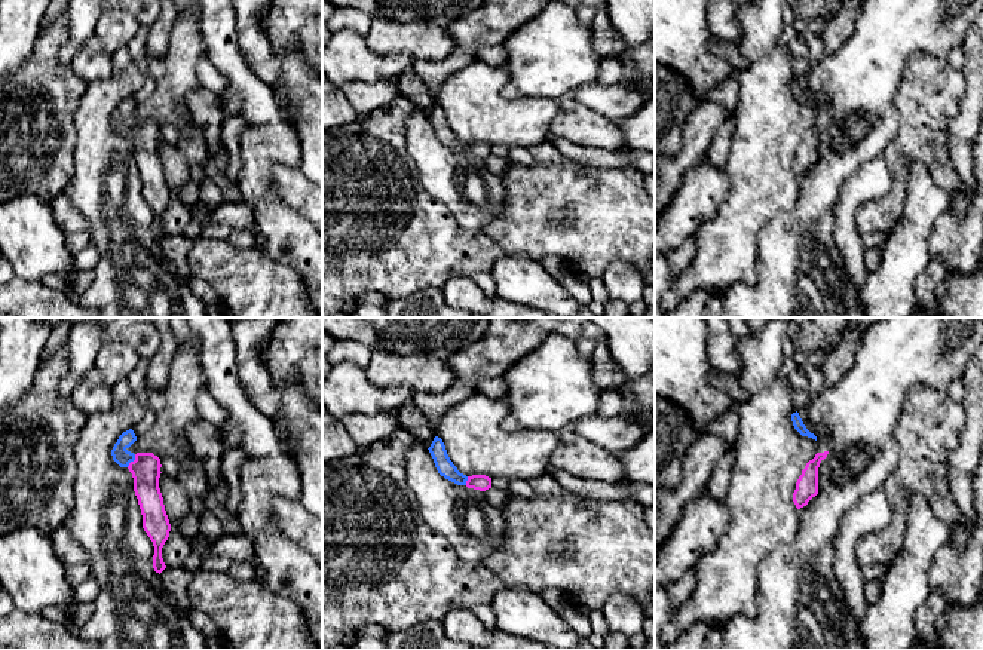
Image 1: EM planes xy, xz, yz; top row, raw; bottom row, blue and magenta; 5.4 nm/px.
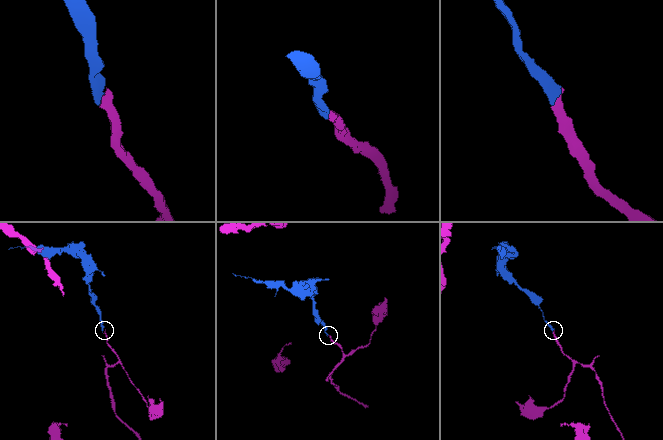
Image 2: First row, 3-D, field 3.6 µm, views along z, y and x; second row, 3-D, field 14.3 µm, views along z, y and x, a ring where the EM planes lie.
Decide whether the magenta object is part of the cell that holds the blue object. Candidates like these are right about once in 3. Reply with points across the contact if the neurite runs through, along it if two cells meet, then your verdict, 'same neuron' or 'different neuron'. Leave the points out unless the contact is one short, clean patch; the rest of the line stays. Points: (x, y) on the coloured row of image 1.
way xy (121, 454), (132, 460), (146, 468); same neuron

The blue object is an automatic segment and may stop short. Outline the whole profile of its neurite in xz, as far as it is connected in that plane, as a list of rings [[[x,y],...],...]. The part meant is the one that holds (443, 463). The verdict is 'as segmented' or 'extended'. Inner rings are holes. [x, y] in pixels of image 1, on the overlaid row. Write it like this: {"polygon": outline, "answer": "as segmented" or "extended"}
{"polygon": [[[435,436],[428,450],[434,459],[438,473],[445,479],[457,485],[466,485],[468,488],[474,488],[480,491],[486,491],[492,488],[492,478],[486,475],[466,476],[460,473],[457,467],[453,464],[453,462],[450,460],[441,438]]], "answer": "extended"}

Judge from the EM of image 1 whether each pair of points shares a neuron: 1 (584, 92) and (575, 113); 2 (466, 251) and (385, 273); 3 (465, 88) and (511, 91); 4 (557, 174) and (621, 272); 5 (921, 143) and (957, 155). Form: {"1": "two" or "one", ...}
{"1": "two", "2": "one", "3": "two", "4": "two", "5": "two"}

